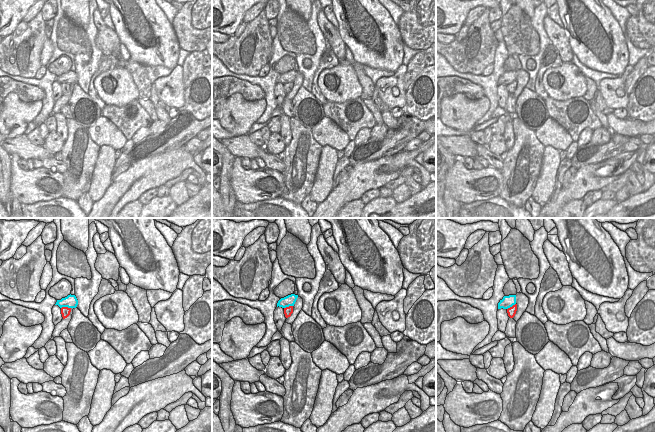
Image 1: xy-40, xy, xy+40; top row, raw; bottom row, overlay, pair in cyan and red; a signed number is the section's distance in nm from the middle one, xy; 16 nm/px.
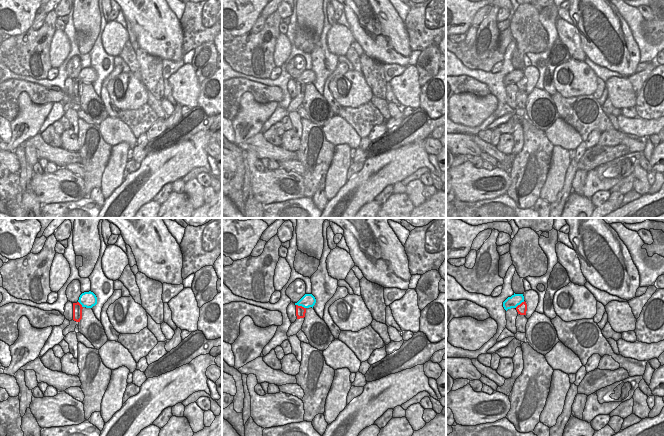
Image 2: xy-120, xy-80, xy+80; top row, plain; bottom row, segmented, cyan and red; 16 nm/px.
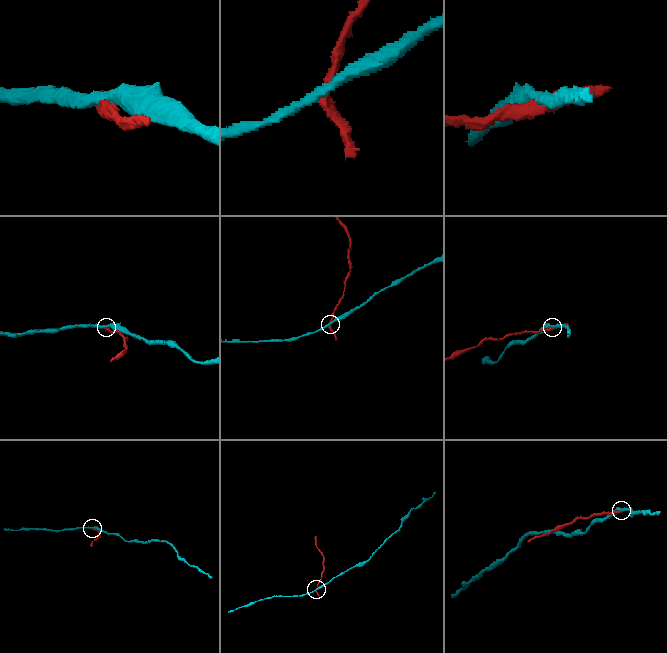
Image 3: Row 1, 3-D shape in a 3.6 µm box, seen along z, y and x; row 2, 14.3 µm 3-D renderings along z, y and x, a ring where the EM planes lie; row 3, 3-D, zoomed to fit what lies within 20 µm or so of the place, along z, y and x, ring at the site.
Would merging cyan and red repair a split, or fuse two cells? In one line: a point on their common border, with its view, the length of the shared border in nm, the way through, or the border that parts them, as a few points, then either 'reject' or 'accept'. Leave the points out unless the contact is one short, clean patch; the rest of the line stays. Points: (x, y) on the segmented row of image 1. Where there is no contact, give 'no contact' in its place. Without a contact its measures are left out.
contact xy-40 (65, 306); length 160 nm; border xy-40 (70, 307), (61, 308); reject

